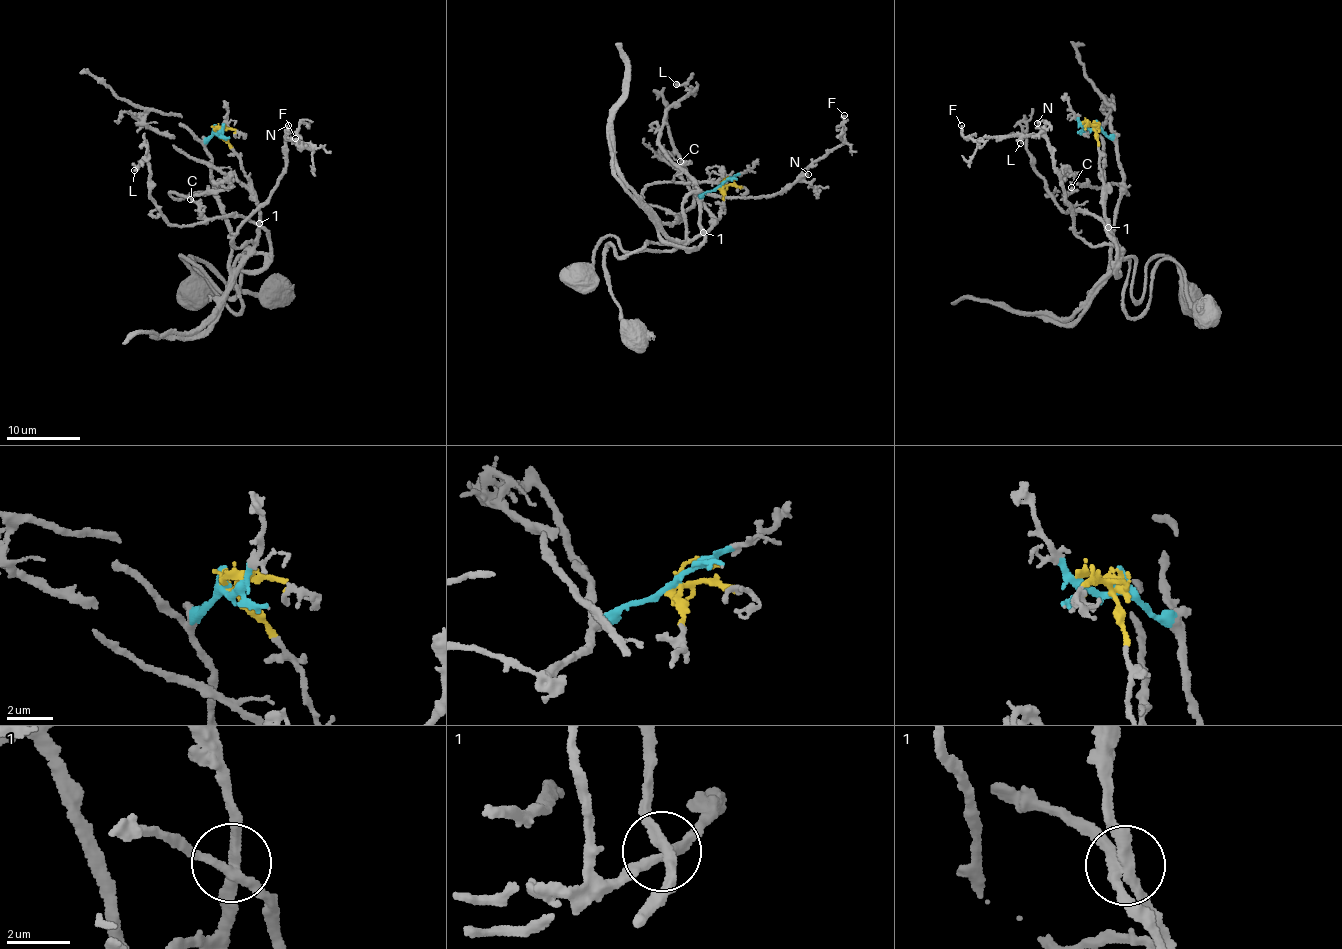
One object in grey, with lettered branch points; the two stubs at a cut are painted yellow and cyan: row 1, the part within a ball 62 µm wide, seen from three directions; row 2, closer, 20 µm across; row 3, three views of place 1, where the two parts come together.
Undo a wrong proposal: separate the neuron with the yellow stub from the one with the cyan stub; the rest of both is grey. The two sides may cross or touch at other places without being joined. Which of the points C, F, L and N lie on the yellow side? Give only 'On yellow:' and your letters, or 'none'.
On yellow: F, N

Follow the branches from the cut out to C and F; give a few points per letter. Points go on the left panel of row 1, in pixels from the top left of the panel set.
C: (215, 130), (206, 146), (230, 234), (229, 267), (264, 265), (266, 231), (240, 216), (205, 218), (191, 198)
F: (215, 130), (258, 206), (257, 236), (234, 249), (284, 166), (286, 139), (311, 146), (295, 138)

